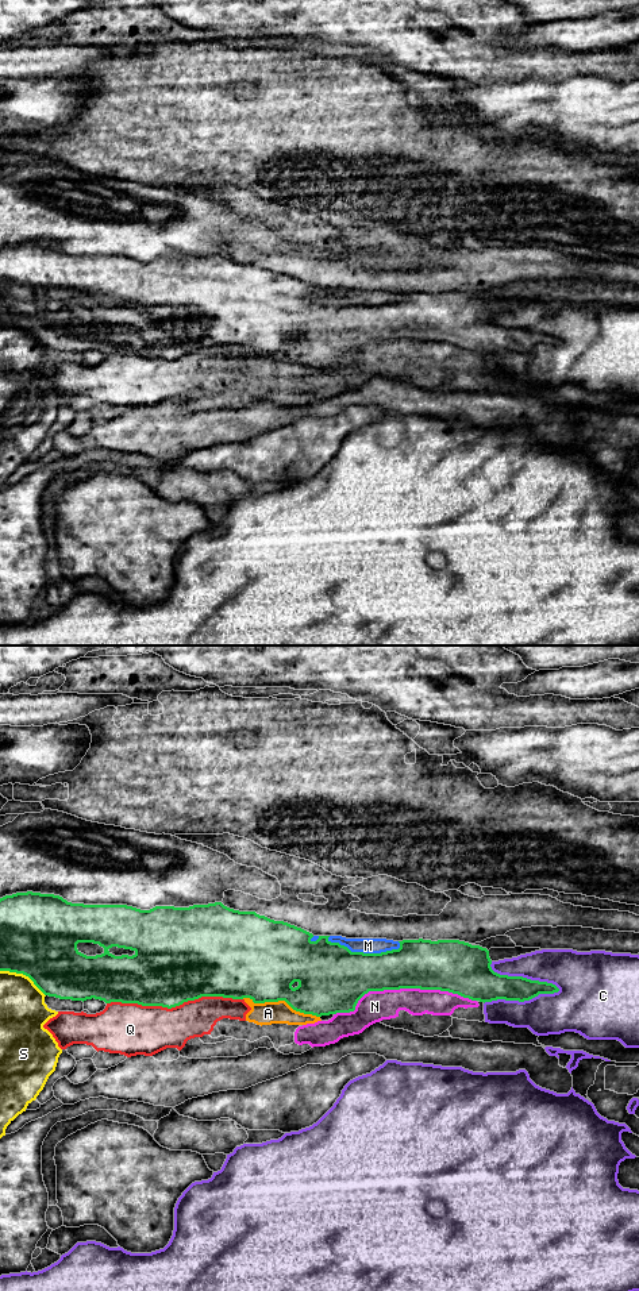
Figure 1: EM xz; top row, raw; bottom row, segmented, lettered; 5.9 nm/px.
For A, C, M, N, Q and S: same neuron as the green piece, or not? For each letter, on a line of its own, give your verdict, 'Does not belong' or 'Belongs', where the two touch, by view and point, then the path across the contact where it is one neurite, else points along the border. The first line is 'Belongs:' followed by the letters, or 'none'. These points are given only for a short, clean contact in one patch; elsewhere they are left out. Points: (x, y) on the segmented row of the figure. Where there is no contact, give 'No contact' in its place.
Belongs: none
A: Does not belong. Touches green at xz (281, 999)
C: Does not belong. Touches green at xz (522, 1001)
M: Does not belong. Touches green at xz (362, 952)
N: Does not belong. Touches green at xz (403, 987)
Q: Does not belong. Touches green at xz (174, 1006)
S: Does not belong. Touches green at xz (23, 974)

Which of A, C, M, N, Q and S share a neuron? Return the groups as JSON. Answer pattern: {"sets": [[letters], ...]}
{"sets": [["A", "N", "Q"], ["C"], ["M"], ["S"]]}

